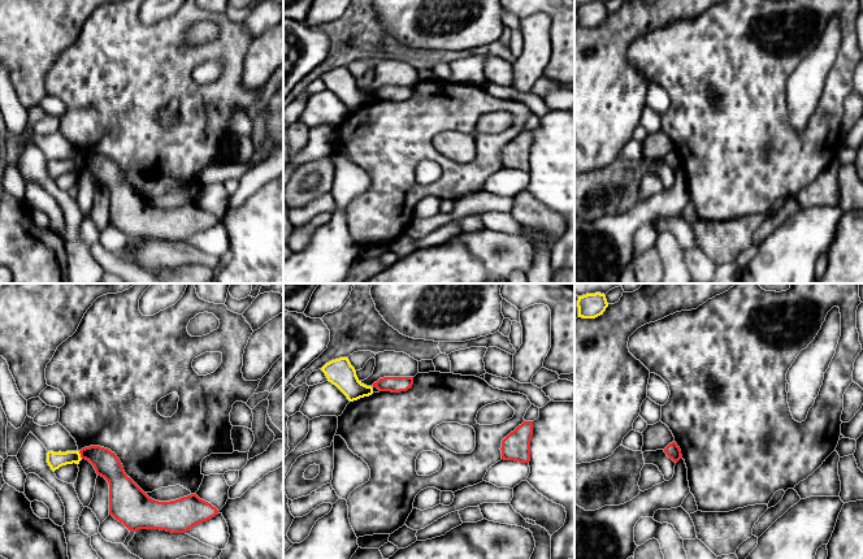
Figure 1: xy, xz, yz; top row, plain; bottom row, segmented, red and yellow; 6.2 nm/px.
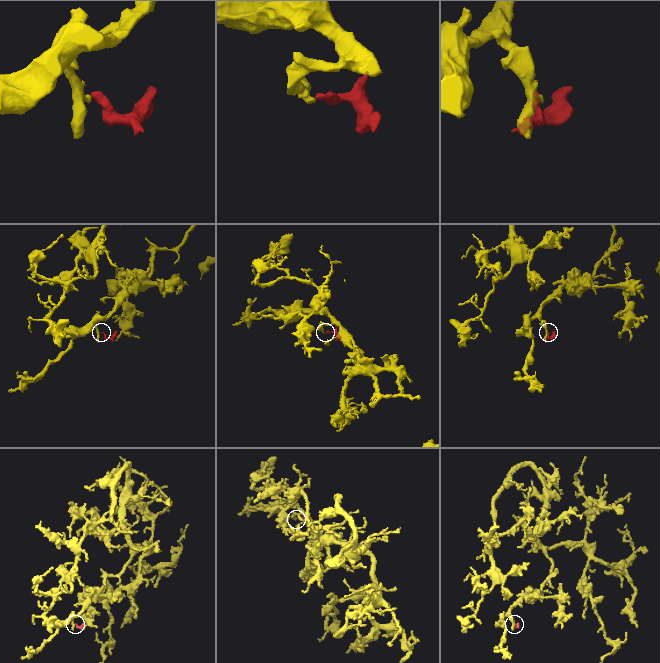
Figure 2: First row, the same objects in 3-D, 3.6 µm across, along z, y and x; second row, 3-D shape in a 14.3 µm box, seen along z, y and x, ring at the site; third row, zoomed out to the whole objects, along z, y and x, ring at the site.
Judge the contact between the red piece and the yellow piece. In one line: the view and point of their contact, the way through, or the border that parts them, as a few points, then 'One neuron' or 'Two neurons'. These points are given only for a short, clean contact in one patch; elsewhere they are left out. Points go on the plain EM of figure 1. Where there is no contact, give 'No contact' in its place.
Touches red at xy (81, 164). Boundary: xy (78, 160), (82, 167). Two neurons

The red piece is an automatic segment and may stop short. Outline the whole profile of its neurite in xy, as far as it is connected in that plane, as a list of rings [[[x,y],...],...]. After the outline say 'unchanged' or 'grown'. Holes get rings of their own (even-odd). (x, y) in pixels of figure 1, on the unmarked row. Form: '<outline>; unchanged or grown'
[[[100,155],[84,156],[81,166],[88,169],[97,185],[109,192],[109,224],[122,231],[130,240],[160,238],[186,242],[216,224],[218,218],[191,203],[170,211],[149,207],[130,186],[114,161]]]; unchanged

